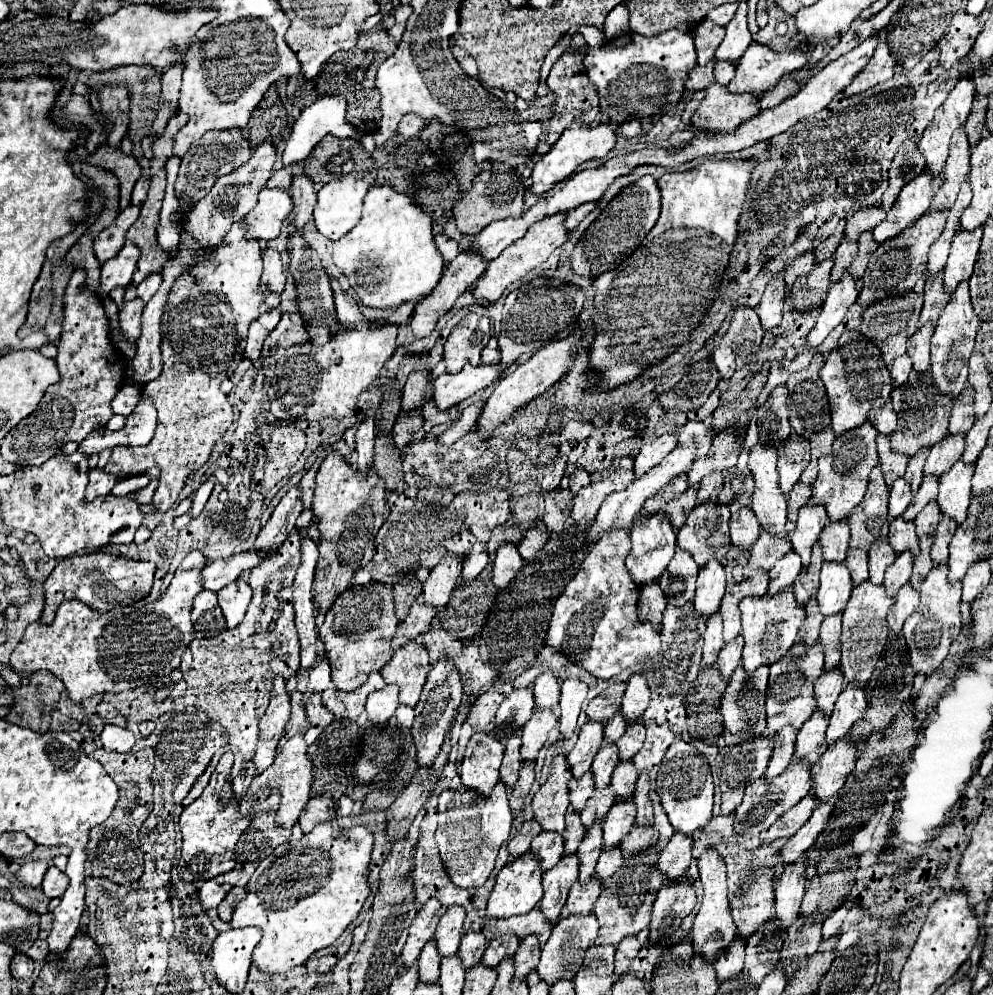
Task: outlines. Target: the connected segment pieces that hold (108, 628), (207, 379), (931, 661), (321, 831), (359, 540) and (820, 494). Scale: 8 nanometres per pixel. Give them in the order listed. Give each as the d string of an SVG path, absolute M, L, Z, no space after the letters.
M200 551L188 553L184 557L184 563L180 565L180 569L176 569L166 593L162 593L152 603L134 601L122 609L100 613L100 611L86 607L84 603L78 603L76 599L72 599L72 601L66 599L60 605L58 615L52 625L32 623L26 629L22 641L10 655L10 667L24 675L30 675L38 669L50 669L58 679L62 679L72 703L82 703L82 701L92 699L94 695L102 695L102 693L120 693L126 689L156 685L162 677L166 677L174 669L178 669L180 657L192 641L192 633L194 633L194 627L190 621L192 599L202 591L200 569L206 563L208 563L208 559Z
M244 223L234 225L220 247L174 283L162 315L164 369L158 379L142 387L140 395L142 399L150 399L158 411L156 433L144 447L112 447L112 455L104 467L104 471L122 477L134 477L152 467L160 469L160 483L150 503L150 515L166 513L176 503L184 479L208 461L212 445L232 423L232 407L220 391L220 383L240 365L248 327L258 319L258 307L266 291L260 283L260 245L258 241L246 241L244 233Z
M940 563L930 571L930 575L926 577L926 581L922 583L922 589L920 589L922 603L920 603L916 615L906 619L906 623L904 623L904 639L908 645L910 665L912 667L930 667L928 675L932 675L932 671L936 671L942 665L952 641L958 637L958 633L962 629L962 619L960 619L962 583L960 581L948 583L946 573L948 573L946 563Z
M320 823L302 839L282 843L272 855L262 859L250 879L254 891L248 891L230 919L232 929L262 929L252 965L266 975L286 973L342 935L358 917L370 893L366 877L372 843L372 831L364 825L352 827L346 831L346 839L338 839L330 823Z
M330 453L322 461L312 499L312 513L318 519L316 527L320 531L320 559L314 573L314 607L320 613L326 613L330 603L350 587L354 573L372 561L374 537L388 519L388 511L384 483L374 469L358 473L338 453Z
M864 423L862 427L856 427L844 435L840 435L834 445L832 453L828 457L822 457L818 461L818 479L812 485L812 505L824 505L830 521L842 521L846 519L854 507L862 501L870 471L878 465L878 453L876 453L876 431L870 423Z

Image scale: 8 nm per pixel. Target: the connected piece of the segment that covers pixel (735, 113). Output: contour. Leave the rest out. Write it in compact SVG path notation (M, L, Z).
M712 83L706 89L706 97L698 105L690 123L694 129L704 133L730 133L758 111L758 97L736 95L726 87Z

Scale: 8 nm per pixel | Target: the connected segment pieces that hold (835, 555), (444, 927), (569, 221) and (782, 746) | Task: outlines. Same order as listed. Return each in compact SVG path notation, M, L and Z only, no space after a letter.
M828 523L822 531L820 537L820 547L824 553L824 559L830 563L842 563L846 559L846 551L848 551L848 539L850 539L850 531L848 531L848 523Z
M458 905L450 907L442 915L436 935L434 935L440 957L454 957L456 955L458 943L462 937L462 923L464 923L464 909Z
M584 203L584 205L576 207L576 209L572 209L570 213L566 213L566 229L568 231L574 231L578 227L578 223L584 219L584 215L594 209L594 205L596 203Z
M784 727L776 737L774 737L774 749L772 749L772 757L766 769L766 779L772 781L774 777L778 777L790 763L792 753L794 753L794 741L796 741L796 731L792 727Z

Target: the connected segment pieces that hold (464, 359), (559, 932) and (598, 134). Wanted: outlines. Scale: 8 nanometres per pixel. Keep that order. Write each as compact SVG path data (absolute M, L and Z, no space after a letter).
M466 315L450 333L444 345L444 363L448 373L458 373L466 363L478 365L480 351L490 339L488 317Z
M570 915L560 919L550 939L542 945L542 975L566 975L574 979L582 965L582 955L594 945L598 921L590 915Z
M570 123L562 137L552 145L552 149L542 155L534 169L532 169L532 185L530 185L530 193L534 195L542 195L546 191L550 191L558 181L566 179L570 173L576 171L578 165L582 165L584 161L590 161L590 159L602 159L608 155L608 151L614 147L616 143L616 135L614 135L614 129L610 127L610 123L598 123L594 127L588 127L584 123Z

